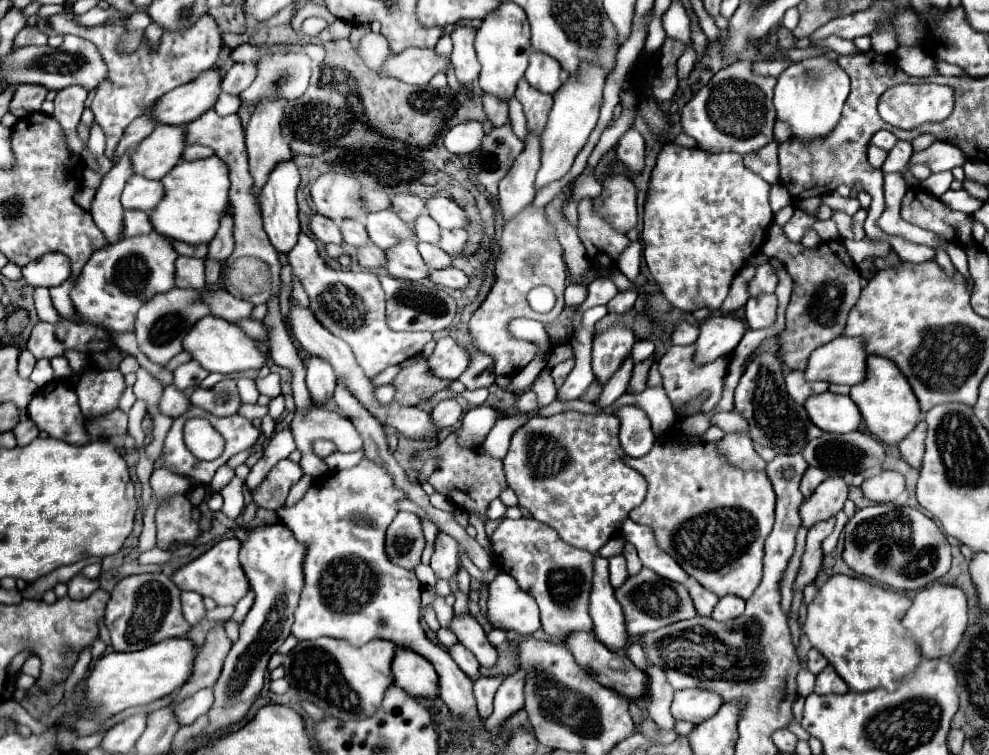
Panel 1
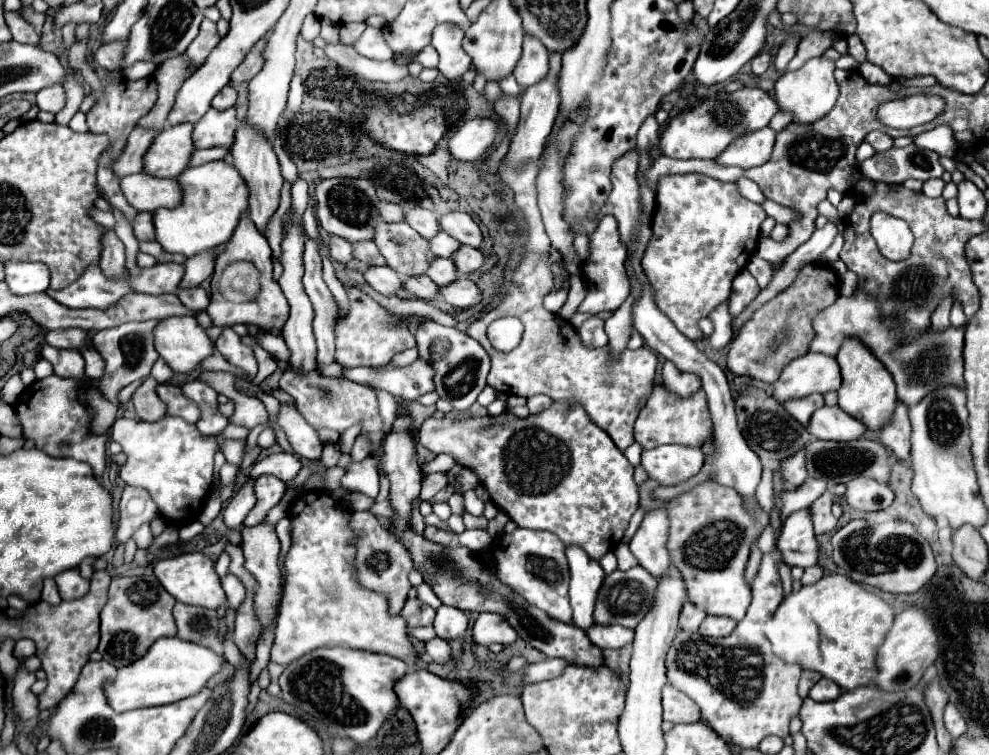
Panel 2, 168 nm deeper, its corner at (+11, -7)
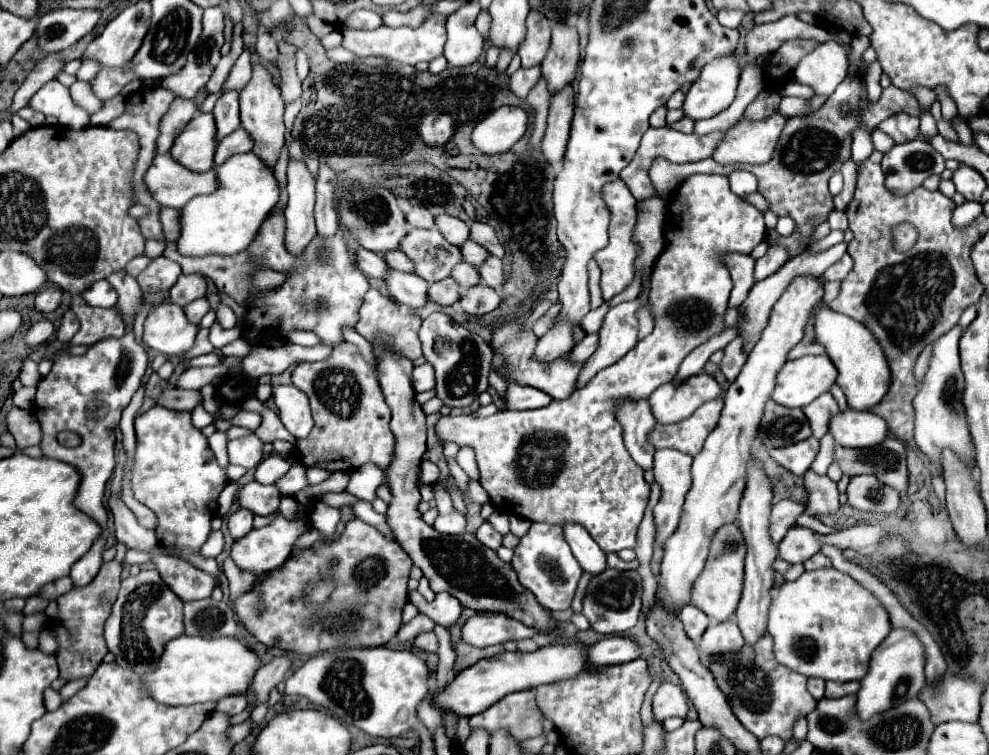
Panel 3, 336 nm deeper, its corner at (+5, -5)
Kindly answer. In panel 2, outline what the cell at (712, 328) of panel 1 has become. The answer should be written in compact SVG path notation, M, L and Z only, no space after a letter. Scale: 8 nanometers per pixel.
M669 362L663 364L663 388L679 398L689 398L697 390L701 390L701 380L693 374L681 374L675 366L669 366Z

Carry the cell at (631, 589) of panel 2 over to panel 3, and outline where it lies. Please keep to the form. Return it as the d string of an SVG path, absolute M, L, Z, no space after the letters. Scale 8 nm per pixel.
M607 568L599 576L591 578L585 598L583 598L583 614L595 632L607 630L599 634L627 632L637 624L637 618L641 612L641 594L643 594L643 584L641 584L641 574L637 570L619 572L619 570Z

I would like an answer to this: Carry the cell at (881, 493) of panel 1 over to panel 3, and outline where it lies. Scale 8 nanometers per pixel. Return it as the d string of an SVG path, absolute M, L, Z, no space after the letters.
M869 474L851 478L847 486L847 498L853 508L863 512L889 514L899 506L899 492Z

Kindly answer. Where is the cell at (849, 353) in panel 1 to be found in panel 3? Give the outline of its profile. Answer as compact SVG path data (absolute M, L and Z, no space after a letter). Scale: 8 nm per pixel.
M803 356L787 360L777 374L773 400L787 408L803 408L837 380L837 368L829 356Z

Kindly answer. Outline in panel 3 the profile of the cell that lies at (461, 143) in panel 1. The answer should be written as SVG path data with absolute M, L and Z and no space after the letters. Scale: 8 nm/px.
M503 106L481 120L473 134L473 146L483 154L507 152L527 132L527 112L519 106Z

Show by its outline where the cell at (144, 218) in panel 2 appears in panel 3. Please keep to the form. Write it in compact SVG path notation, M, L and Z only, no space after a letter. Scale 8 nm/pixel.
M161 208L161 224L163 224L163 236L169 242L175 242L179 238L179 210L175 208Z

